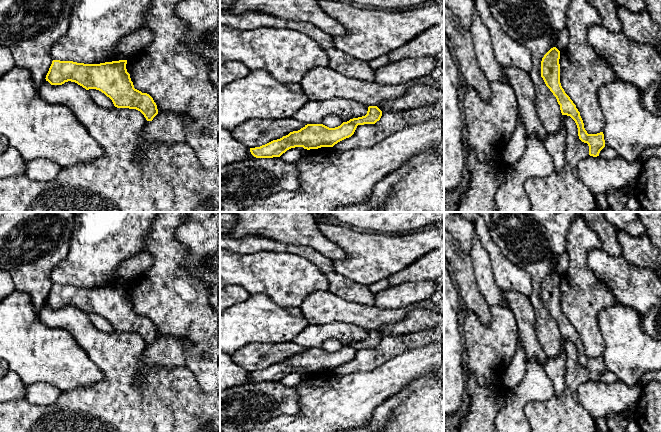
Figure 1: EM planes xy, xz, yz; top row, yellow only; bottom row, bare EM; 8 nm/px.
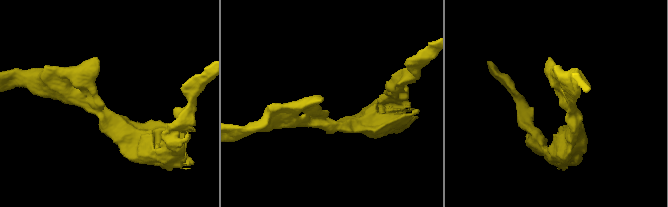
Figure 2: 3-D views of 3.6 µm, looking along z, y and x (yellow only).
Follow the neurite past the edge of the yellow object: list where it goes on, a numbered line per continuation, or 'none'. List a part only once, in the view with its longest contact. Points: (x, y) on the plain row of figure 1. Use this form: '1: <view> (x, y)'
none

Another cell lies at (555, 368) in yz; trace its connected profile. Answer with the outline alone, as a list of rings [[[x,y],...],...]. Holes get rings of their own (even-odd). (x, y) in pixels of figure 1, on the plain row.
[[[561,348],[556,358],[548,359],[545,371],[553,384],[555,395],[560,395],[565,389],[566,377],[566,352]]]

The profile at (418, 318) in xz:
[[[414,307],[400,322],[386,325],[378,332],[382,335],[401,335],[405,333],[417,332],[424,329],[436,329],[442,335],[444,344],[444,315],[436,310],[429,310],[421,307]]]

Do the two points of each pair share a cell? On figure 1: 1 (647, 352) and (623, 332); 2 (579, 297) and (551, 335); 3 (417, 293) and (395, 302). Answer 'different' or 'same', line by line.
1: same
2: different
3: same

